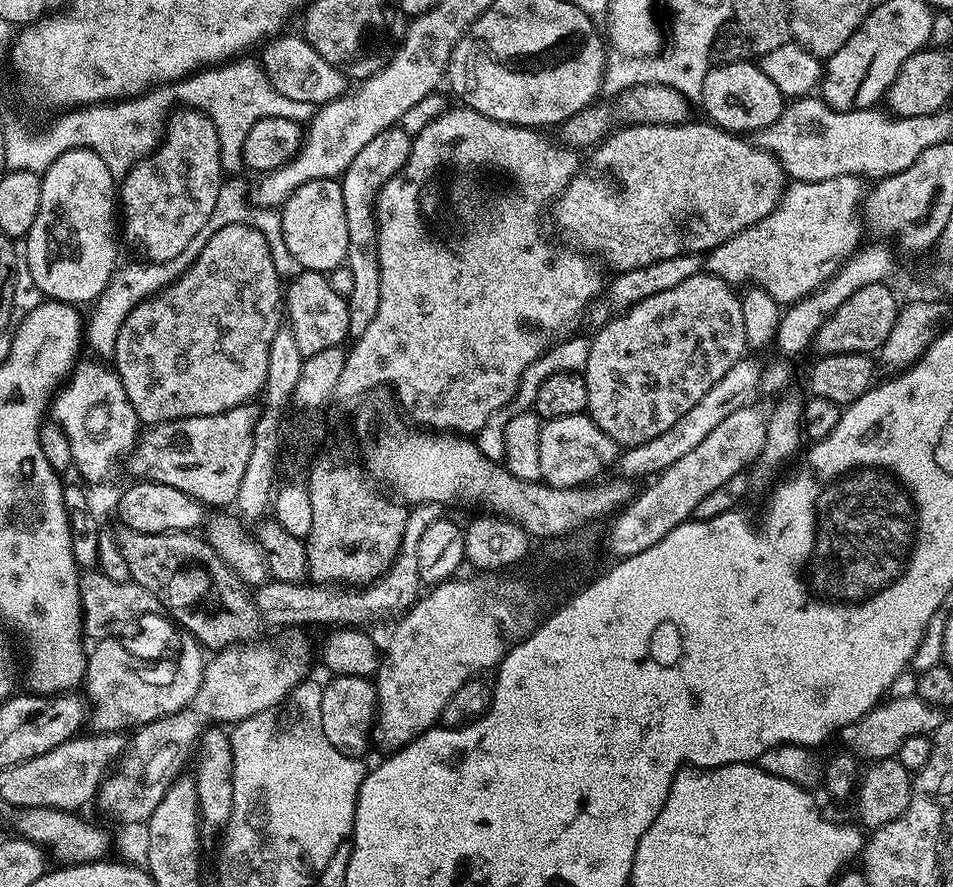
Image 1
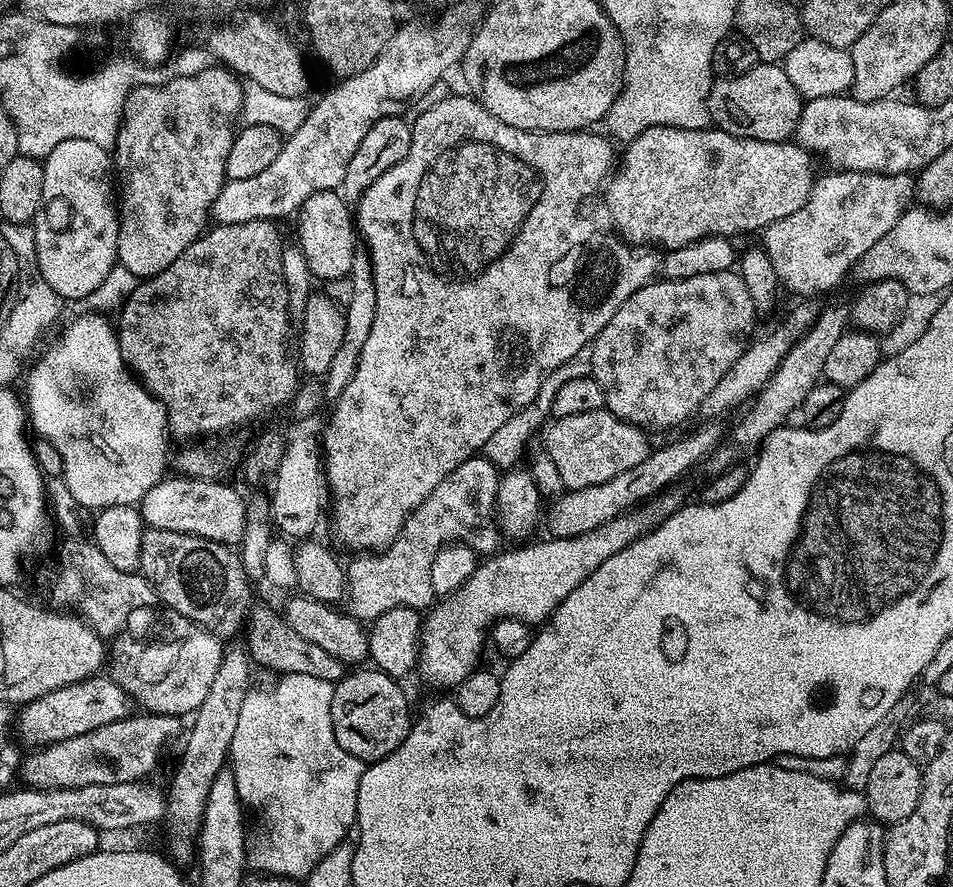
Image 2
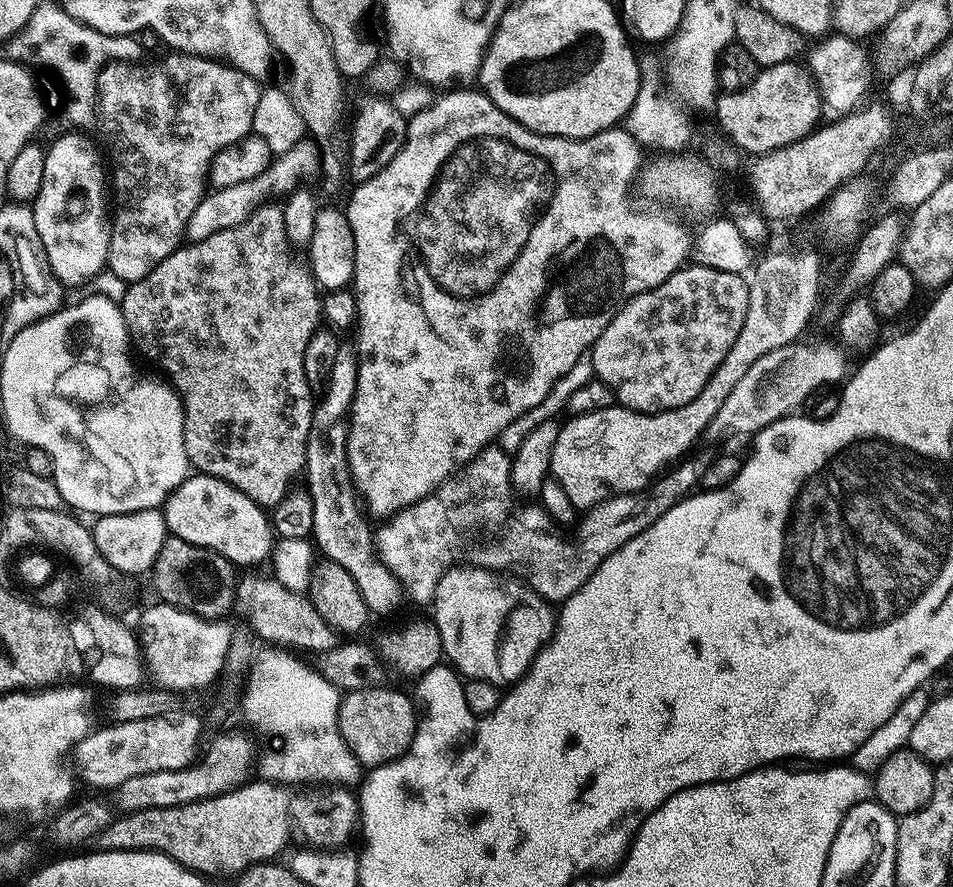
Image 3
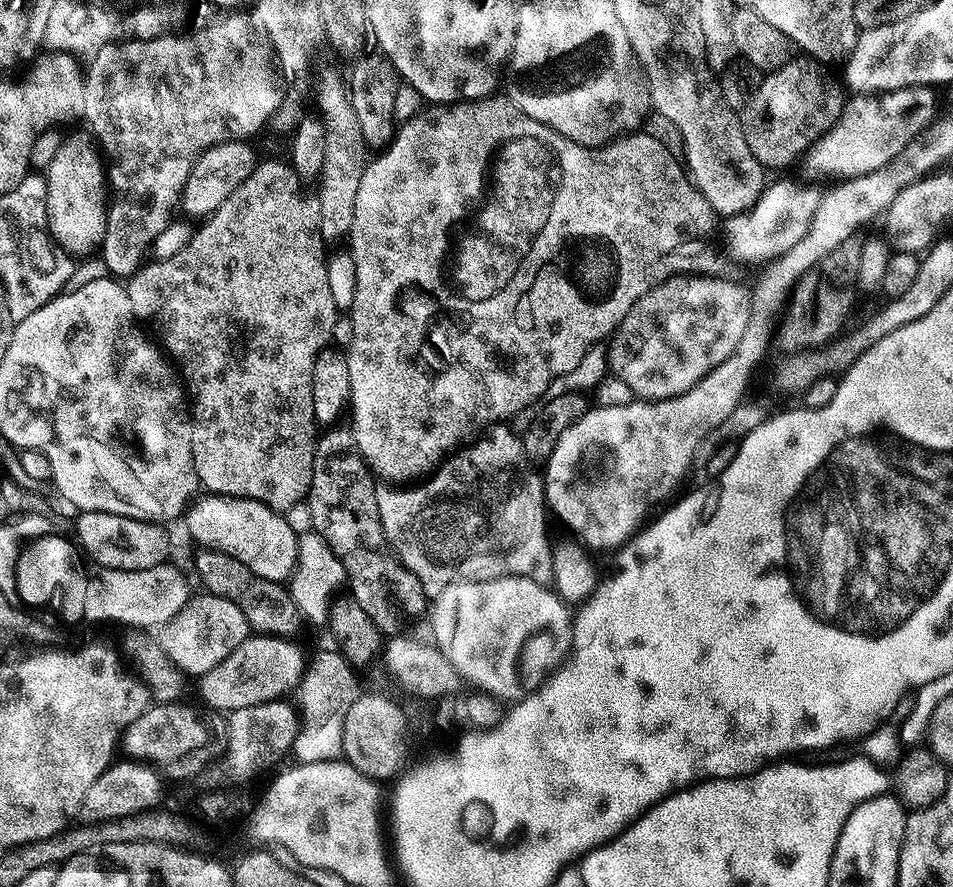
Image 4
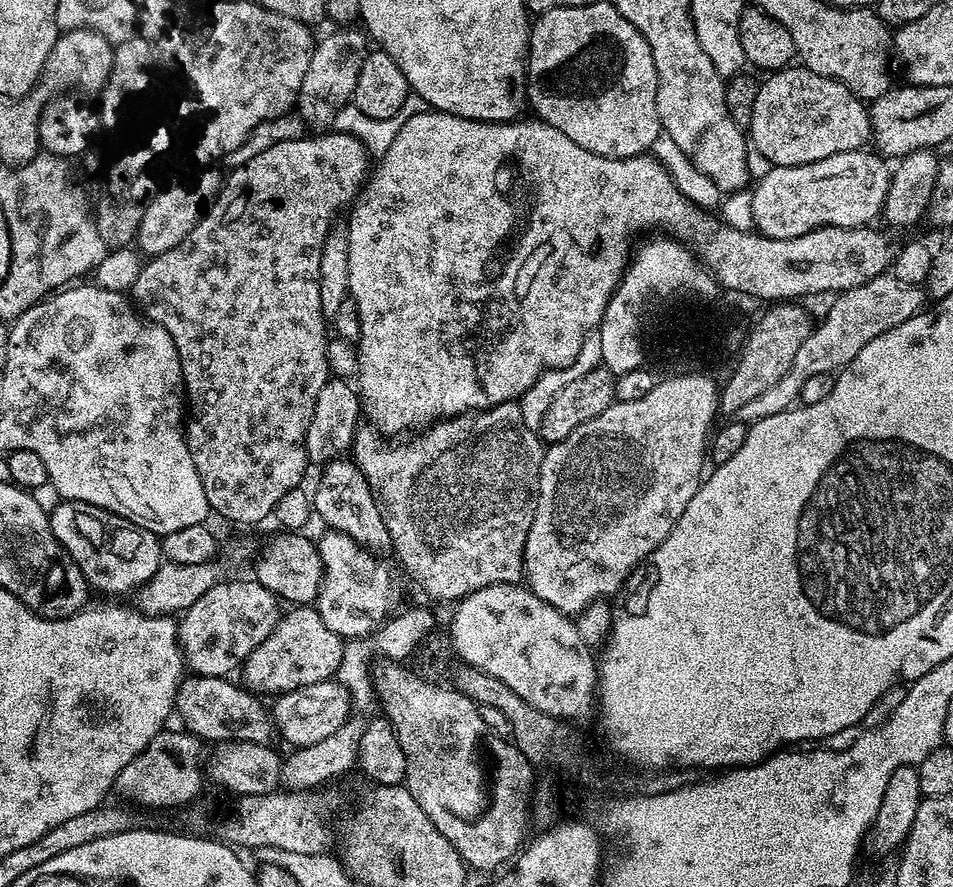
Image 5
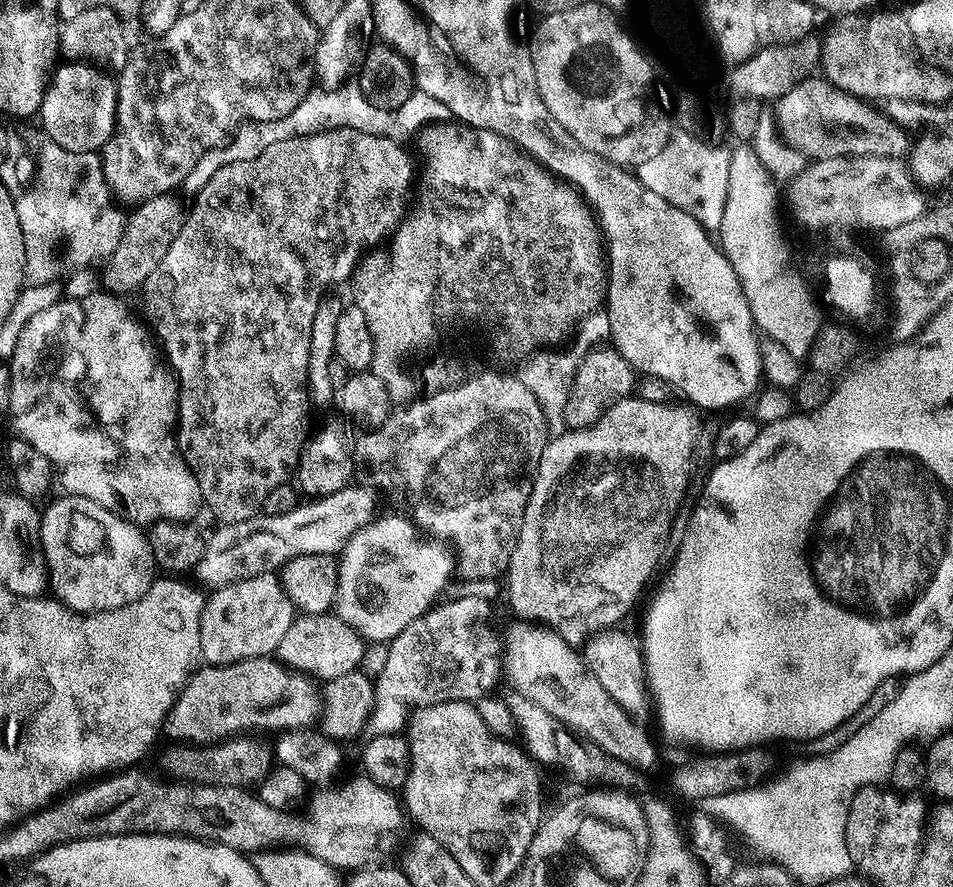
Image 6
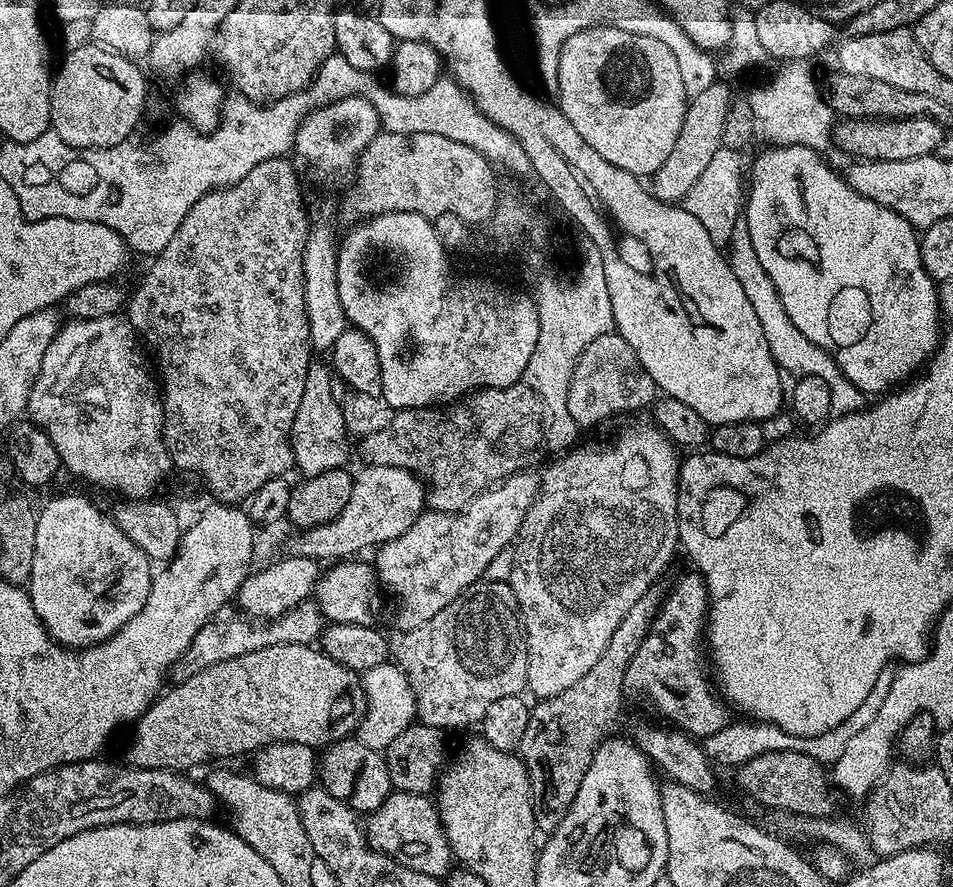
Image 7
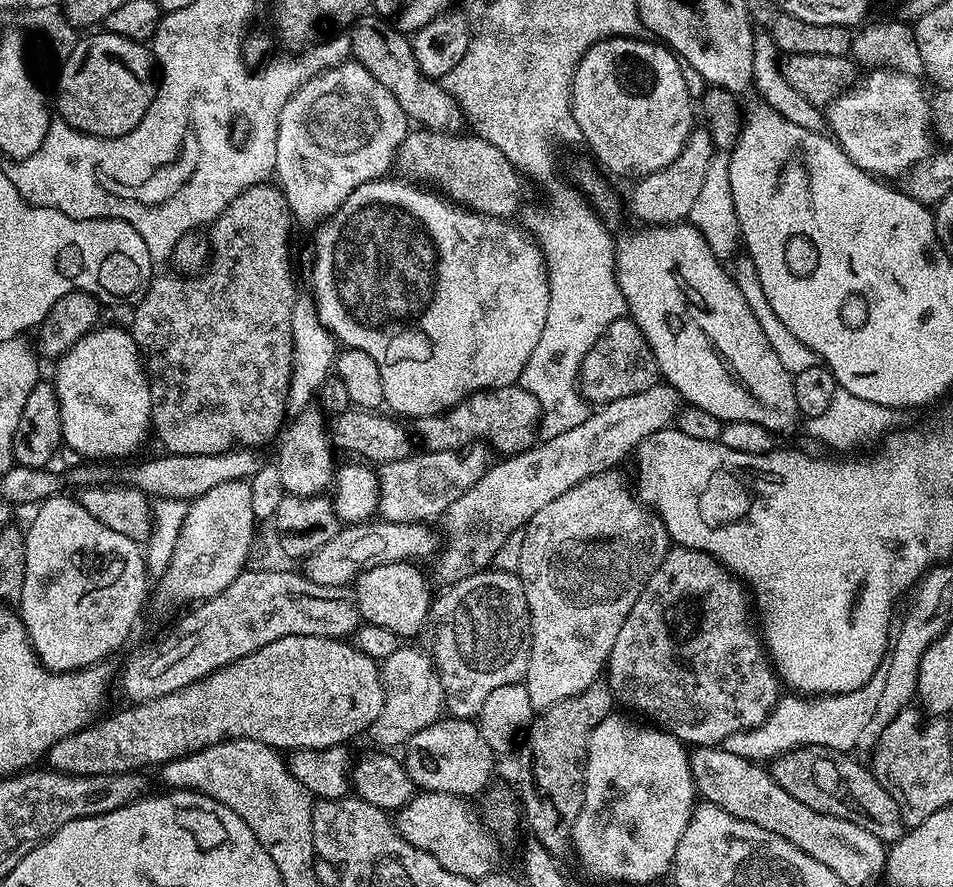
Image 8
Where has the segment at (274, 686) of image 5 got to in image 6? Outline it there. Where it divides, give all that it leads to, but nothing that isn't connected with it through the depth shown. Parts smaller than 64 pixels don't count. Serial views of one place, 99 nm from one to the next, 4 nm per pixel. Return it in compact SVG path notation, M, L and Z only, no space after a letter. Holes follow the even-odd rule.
M303 613L292 621L290 629L276 651L277 659L293 671L303 672L315 679L327 682L348 676L362 665L366 651L365 640L335 614Z

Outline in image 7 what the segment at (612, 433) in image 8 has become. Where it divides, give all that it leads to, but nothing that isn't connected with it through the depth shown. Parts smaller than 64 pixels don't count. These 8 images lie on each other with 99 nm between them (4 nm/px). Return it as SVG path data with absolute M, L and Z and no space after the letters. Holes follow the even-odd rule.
M532 470L516 472L499 484L479 492L465 508L459 510L424 510L416 521L400 537L386 541L375 549L376 560L374 567L379 583L398 594L400 612L398 624L401 631L417 629L444 610L446 606L469 588L477 583L487 572L488 567L500 556L504 547L511 545L519 537L520 527L536 500L540 490L540 480Z

